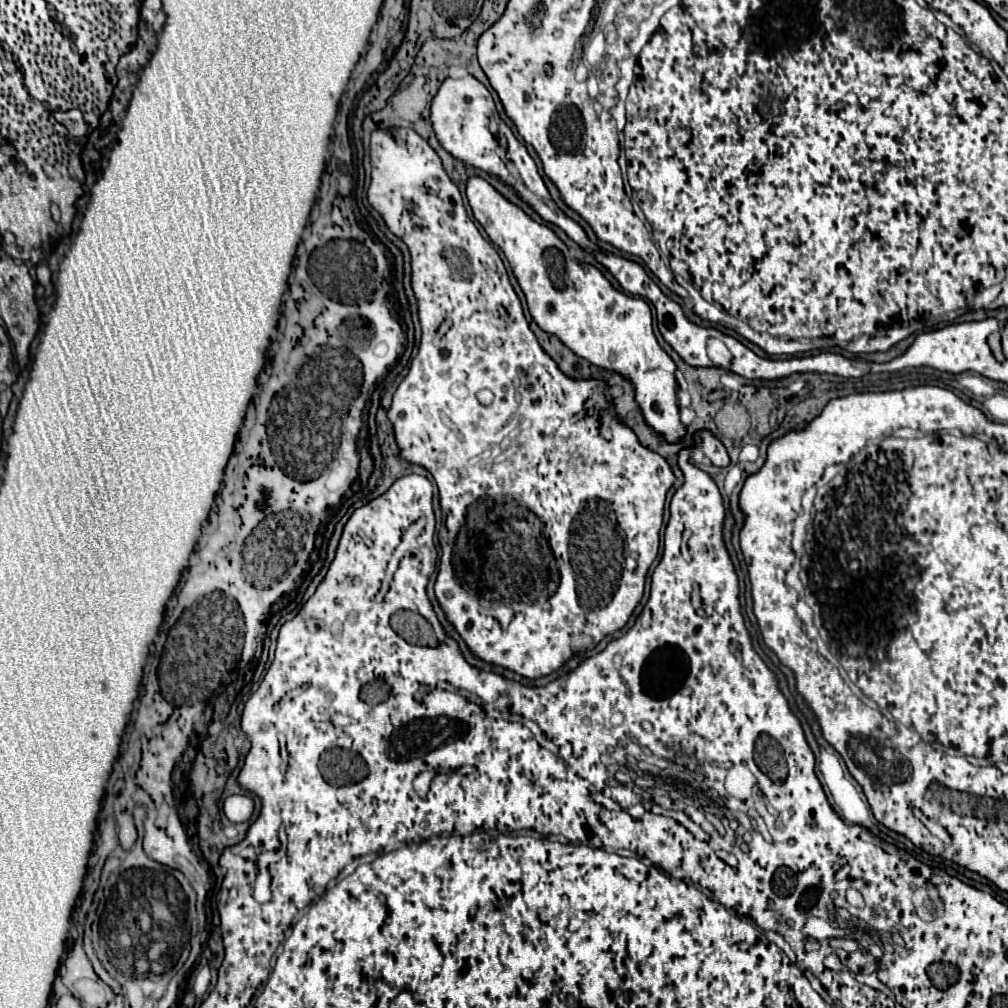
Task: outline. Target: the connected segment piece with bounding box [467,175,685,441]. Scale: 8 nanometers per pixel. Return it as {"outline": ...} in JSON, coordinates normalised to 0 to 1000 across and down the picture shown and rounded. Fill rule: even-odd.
{"outline":[[[467,174],[463,178],[463,197],[469,207],[471,217],[477,221],[485,237],[499,249],[503,255],[509,273],[513,275],[521,295],[523,305],[531,320],[547,330],[553,332],[570,352],[582,356],[588,362],[594,362],[598,366],[608,366],[620,374],[626,376],[630,382],[630,396],[640,412],[640,418],[654,430],[662,434],[662,438],[674,438],[680,432],[680,422],[674,418],[674,406],[672,406],[672,388],[670,388],[670,360],[668,356],[656,346],[648,332],[648,316],[646,307],[636,295],[626,295],[616,289],[612,289],[602,275],[584,261],[574,261],[564,255],[564,245],[539,221],[529,219],[517,205],[501,197],[485,180],[481,180],[475,174]]]}

